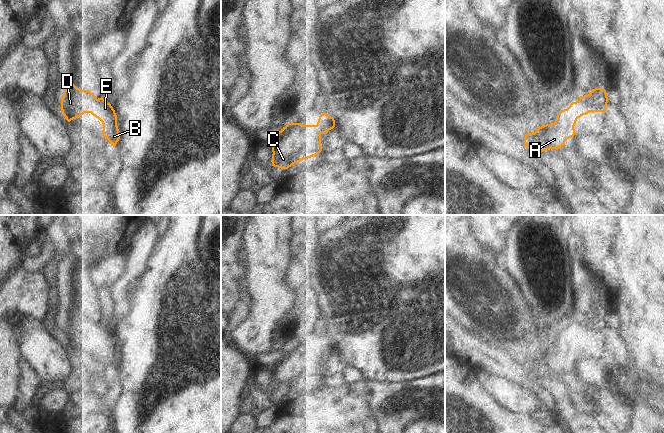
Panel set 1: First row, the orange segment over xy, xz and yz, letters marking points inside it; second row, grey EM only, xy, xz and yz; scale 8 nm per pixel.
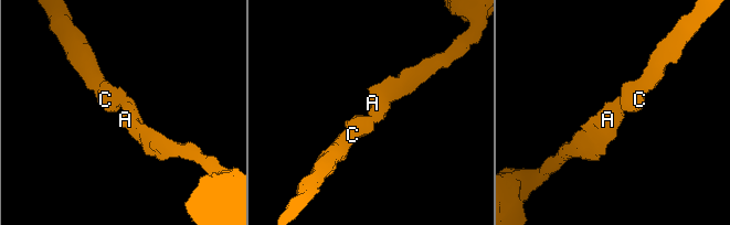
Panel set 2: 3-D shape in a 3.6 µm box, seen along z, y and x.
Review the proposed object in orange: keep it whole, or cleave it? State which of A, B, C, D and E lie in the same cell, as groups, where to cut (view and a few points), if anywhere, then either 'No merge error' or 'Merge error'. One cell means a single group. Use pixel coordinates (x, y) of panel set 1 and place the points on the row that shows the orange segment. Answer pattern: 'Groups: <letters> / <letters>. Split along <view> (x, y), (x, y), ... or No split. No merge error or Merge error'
Groups: A B C D E. No split. No merge error

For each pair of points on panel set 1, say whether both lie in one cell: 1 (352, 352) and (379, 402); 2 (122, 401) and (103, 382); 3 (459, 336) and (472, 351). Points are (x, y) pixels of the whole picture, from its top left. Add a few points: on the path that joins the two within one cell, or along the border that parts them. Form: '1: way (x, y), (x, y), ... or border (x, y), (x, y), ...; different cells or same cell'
1: border (363, 378), (390, 383); different cells
2: border (114, 371), (112, 376), (114, 393), (108, 400); different cells
3: way (461, 340), (468, 347); same cell

